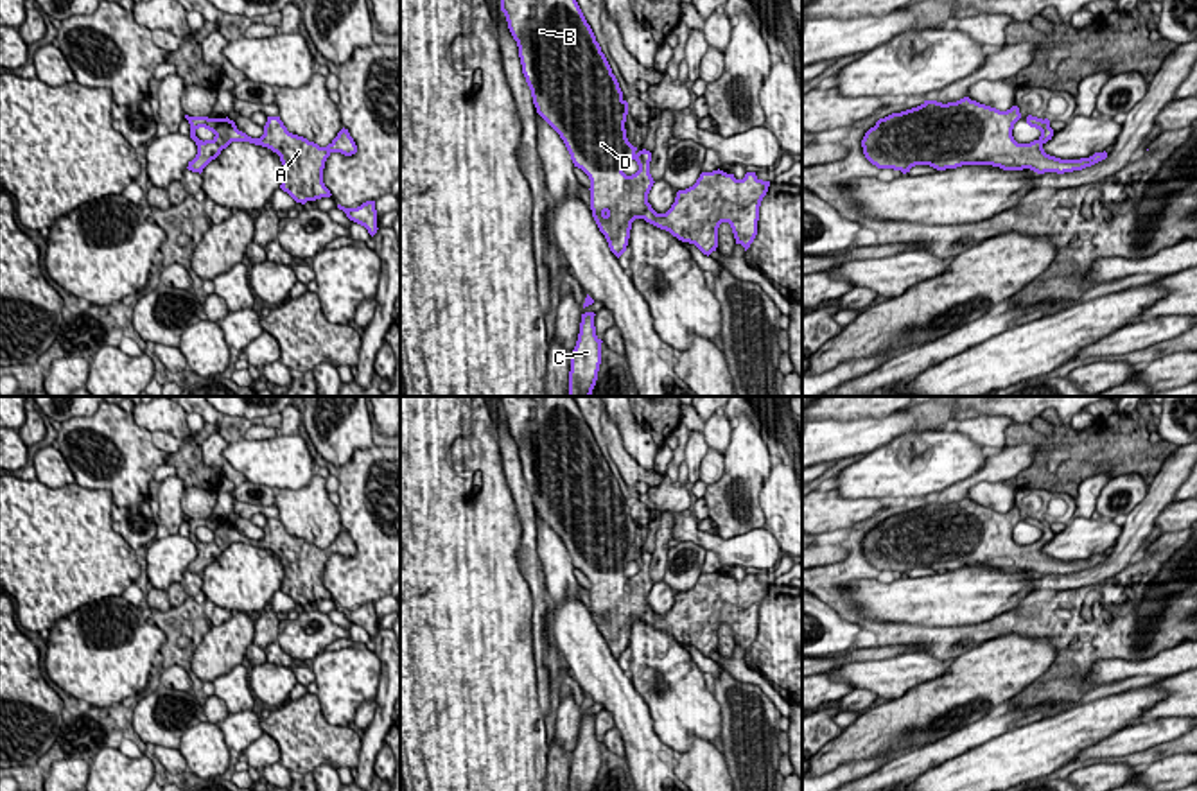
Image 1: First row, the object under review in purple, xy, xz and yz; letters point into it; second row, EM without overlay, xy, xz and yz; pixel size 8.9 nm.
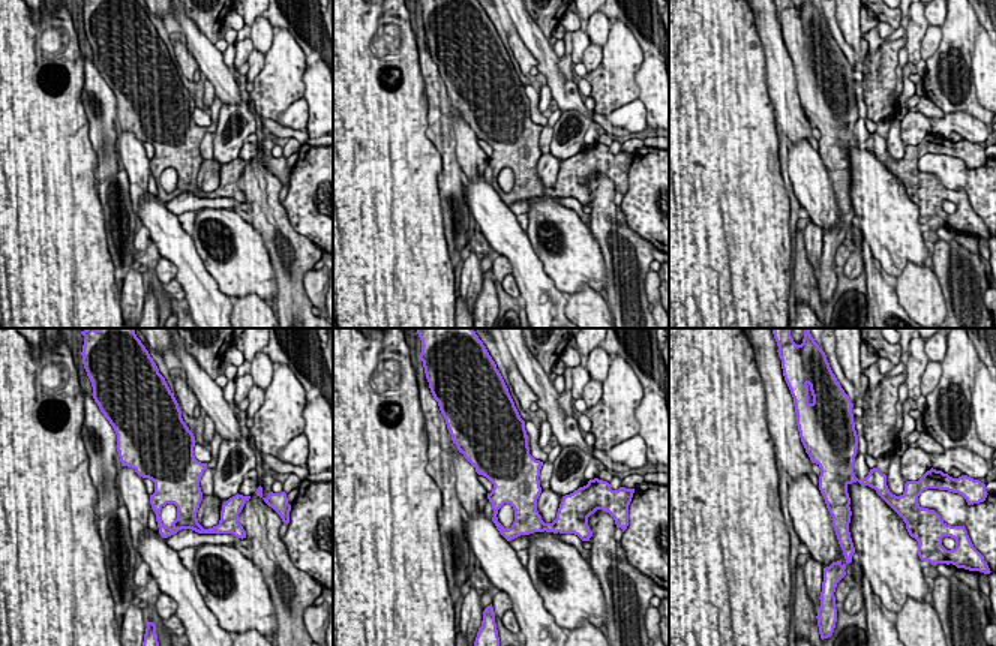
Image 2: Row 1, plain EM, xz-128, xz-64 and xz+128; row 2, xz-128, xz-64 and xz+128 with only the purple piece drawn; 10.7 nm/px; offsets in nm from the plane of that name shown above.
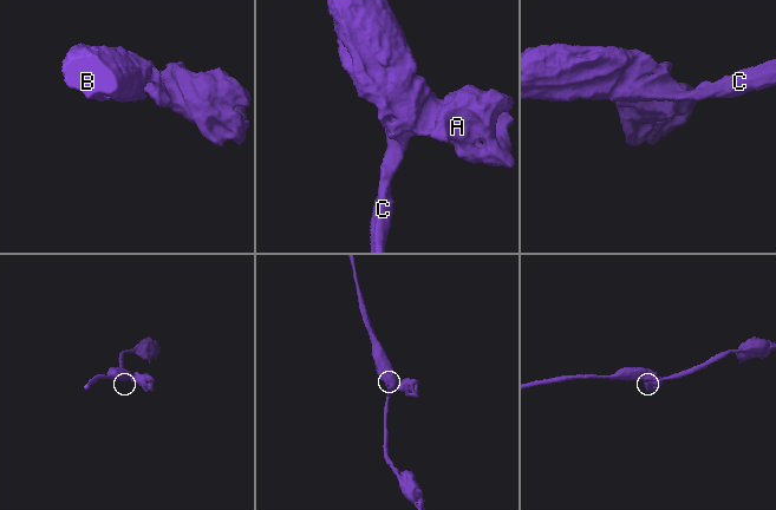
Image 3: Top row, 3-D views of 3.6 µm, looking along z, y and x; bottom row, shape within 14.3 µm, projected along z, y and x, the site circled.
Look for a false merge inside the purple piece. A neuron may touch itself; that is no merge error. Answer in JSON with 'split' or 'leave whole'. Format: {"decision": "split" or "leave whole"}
{"decision": "leave whole"}

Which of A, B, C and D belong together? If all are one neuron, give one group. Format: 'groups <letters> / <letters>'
groups A B C D

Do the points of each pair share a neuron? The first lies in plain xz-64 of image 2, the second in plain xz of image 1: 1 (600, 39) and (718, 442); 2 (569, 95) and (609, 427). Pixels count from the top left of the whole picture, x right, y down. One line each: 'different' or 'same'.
1: same
2: different

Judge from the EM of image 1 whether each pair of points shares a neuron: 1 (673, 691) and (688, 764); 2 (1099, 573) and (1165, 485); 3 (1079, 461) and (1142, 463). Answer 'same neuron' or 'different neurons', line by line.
1: different neurons
2: same neuron
3: same neuron

